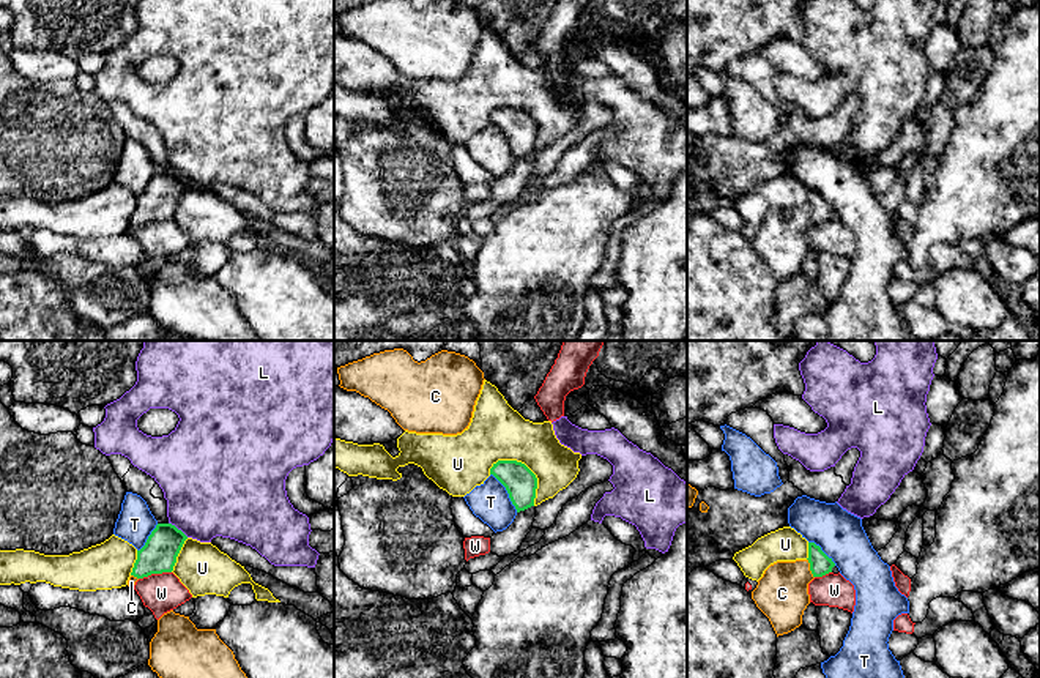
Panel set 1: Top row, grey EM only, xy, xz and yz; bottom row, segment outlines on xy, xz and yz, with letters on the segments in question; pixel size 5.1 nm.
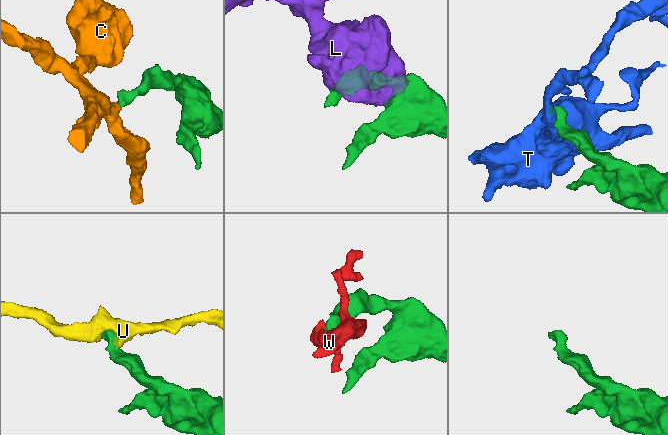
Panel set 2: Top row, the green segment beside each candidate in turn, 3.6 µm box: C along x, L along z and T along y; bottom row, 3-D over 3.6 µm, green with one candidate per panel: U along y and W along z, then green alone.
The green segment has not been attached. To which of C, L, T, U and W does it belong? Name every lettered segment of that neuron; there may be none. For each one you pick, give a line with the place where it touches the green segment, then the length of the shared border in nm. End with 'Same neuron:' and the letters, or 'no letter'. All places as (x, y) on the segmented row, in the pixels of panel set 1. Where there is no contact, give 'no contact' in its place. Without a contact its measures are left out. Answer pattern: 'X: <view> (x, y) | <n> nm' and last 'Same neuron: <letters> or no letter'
C: yz (810, 568) | 110 nm
Same neuron: C

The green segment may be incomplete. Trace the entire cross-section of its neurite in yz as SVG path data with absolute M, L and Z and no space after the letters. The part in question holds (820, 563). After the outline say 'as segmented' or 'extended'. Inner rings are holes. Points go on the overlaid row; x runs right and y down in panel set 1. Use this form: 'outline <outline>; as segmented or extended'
outline M808 542L807 560L777 561L764 571L752 599L769 618L777 637L802 624L804 610L810 604L808 583L832 572L834 566L819 546Z; extended

